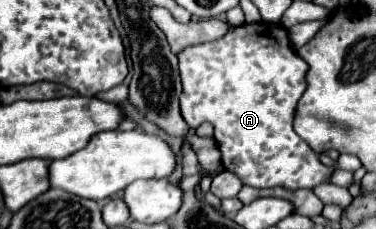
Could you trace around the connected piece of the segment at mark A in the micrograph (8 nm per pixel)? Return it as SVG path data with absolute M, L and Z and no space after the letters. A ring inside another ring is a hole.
M253 22L231 28L223 38L187 46L177 54L183 94L181 116L189 128L211 122L223 168L255 188L315 188L329 182L337 166L319 162L319 154L293 130L297 100L307 88L307 62L293 50L289 32L279 24Z

